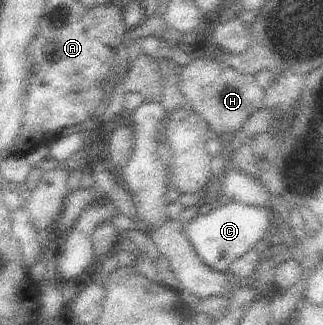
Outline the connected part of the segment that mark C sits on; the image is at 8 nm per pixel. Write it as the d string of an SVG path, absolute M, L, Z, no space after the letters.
M234 201L225 202L205 215L198 215L185 224L185 233L199 259L217 273L226 273L229 265L251 248L259 248L265 233L273 221L273 213L265 207L257 207Z

